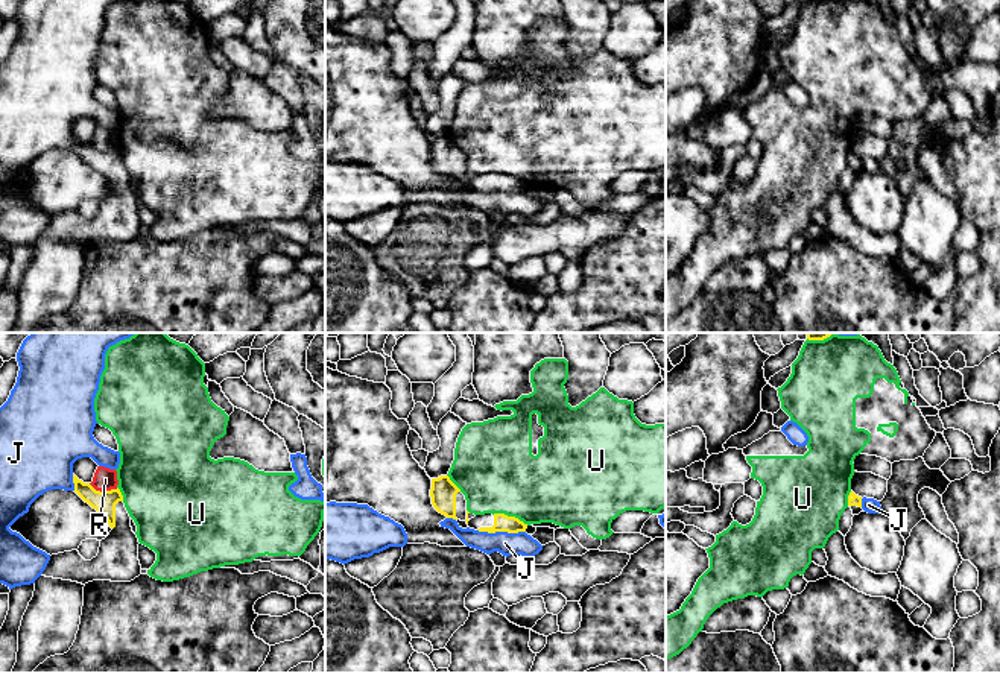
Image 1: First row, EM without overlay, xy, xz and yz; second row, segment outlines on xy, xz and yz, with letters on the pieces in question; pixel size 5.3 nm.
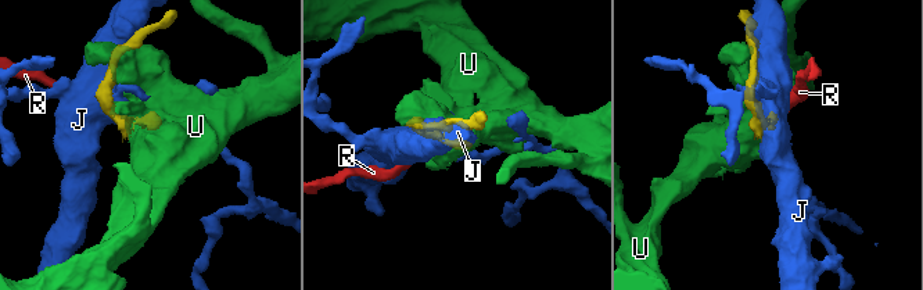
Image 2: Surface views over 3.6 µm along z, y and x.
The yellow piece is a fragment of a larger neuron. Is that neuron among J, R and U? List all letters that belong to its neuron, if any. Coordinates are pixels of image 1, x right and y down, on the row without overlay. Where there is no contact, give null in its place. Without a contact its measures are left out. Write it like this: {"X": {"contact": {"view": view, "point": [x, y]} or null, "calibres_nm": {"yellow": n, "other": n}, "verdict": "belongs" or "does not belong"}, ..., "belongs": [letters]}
{"J": {"contact": {"view": "xz", "point": [502, 190]}, "calibres_nm": {"yellow": 100, "other": 120}, "verdict": "does not belong"}, "R": {"contact": {"view": "xy", "point": [105, 151]}, "calibres_nm": {"yellow": 110, "other": 120}, "verdict": "does not belong"}, "U": {"contact": {"view": "xz", "point": [511, 176]}, "calibres_nm": {"yellow": 100, "other": 420}, "verdict": "does not belong"}, "belongs": []}

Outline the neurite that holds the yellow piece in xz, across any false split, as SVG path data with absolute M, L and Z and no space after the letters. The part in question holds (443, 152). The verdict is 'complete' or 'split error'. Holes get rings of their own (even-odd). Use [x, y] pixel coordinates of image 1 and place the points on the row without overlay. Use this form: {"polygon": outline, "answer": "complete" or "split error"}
{"polygon": "M448 135L432 138L430 149L433 167L447 178L460 179L468 184L467 160Z", "answer": "split error"}

